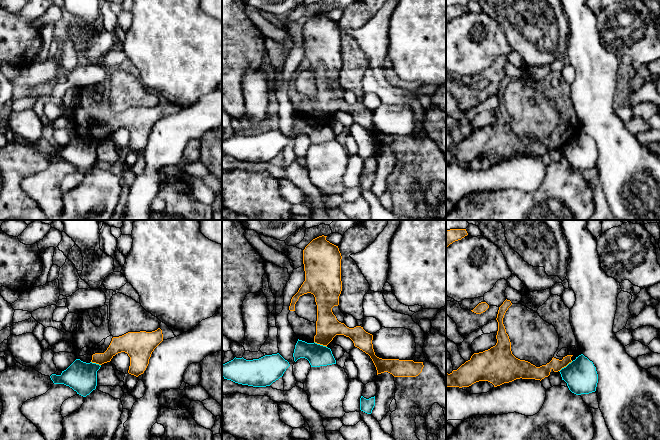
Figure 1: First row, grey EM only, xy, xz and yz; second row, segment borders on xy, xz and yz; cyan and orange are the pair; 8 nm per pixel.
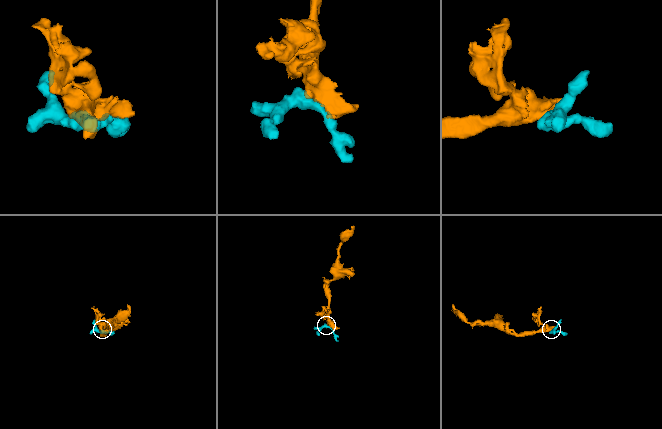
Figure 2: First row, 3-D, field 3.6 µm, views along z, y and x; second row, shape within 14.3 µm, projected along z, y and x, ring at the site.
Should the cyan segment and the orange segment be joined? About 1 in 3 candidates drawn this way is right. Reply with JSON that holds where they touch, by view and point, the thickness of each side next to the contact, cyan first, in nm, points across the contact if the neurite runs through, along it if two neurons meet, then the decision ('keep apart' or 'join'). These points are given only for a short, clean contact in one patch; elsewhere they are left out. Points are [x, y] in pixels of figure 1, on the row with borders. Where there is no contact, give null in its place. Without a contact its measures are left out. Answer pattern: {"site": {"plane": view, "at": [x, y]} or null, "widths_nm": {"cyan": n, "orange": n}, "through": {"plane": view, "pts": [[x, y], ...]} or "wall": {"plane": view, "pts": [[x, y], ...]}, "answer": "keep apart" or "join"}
{"site": {"plane": "yz", "at": [566, 366]}, "widths_nm": {"cyan": 260, "orange": 110}, "wall": {"plane": "yz", "pts": [[572, 361], [559, 371]]}, "answer": "keep apart"}

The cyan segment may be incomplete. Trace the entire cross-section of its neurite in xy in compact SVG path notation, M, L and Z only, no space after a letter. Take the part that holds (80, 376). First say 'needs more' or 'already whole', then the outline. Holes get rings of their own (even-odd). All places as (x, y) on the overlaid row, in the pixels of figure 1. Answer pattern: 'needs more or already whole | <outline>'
already whole | M76 359L60 375L52 374L50 376L54 384L64 384L69 386L77 394L86 397L97 386L97 371L101 365L96 363L86 363Z

